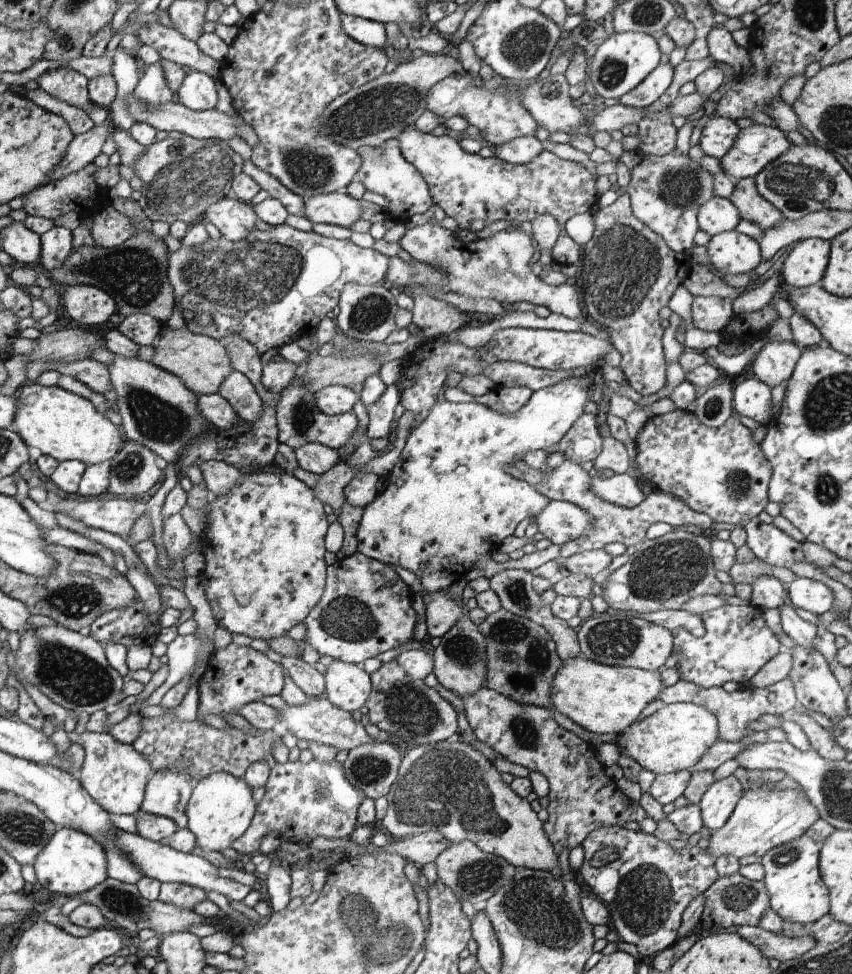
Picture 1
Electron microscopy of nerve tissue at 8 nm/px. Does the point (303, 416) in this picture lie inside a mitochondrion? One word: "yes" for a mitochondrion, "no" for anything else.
yes

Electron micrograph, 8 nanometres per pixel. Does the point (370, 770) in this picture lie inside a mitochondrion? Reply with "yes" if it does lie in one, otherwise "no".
yes

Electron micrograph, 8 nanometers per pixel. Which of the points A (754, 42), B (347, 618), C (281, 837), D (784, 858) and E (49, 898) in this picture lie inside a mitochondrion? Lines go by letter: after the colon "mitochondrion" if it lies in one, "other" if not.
A: other
B: mitochondrion
C: other
D: mitochondrion
E: other

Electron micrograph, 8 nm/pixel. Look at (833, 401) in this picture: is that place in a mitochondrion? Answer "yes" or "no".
yes

